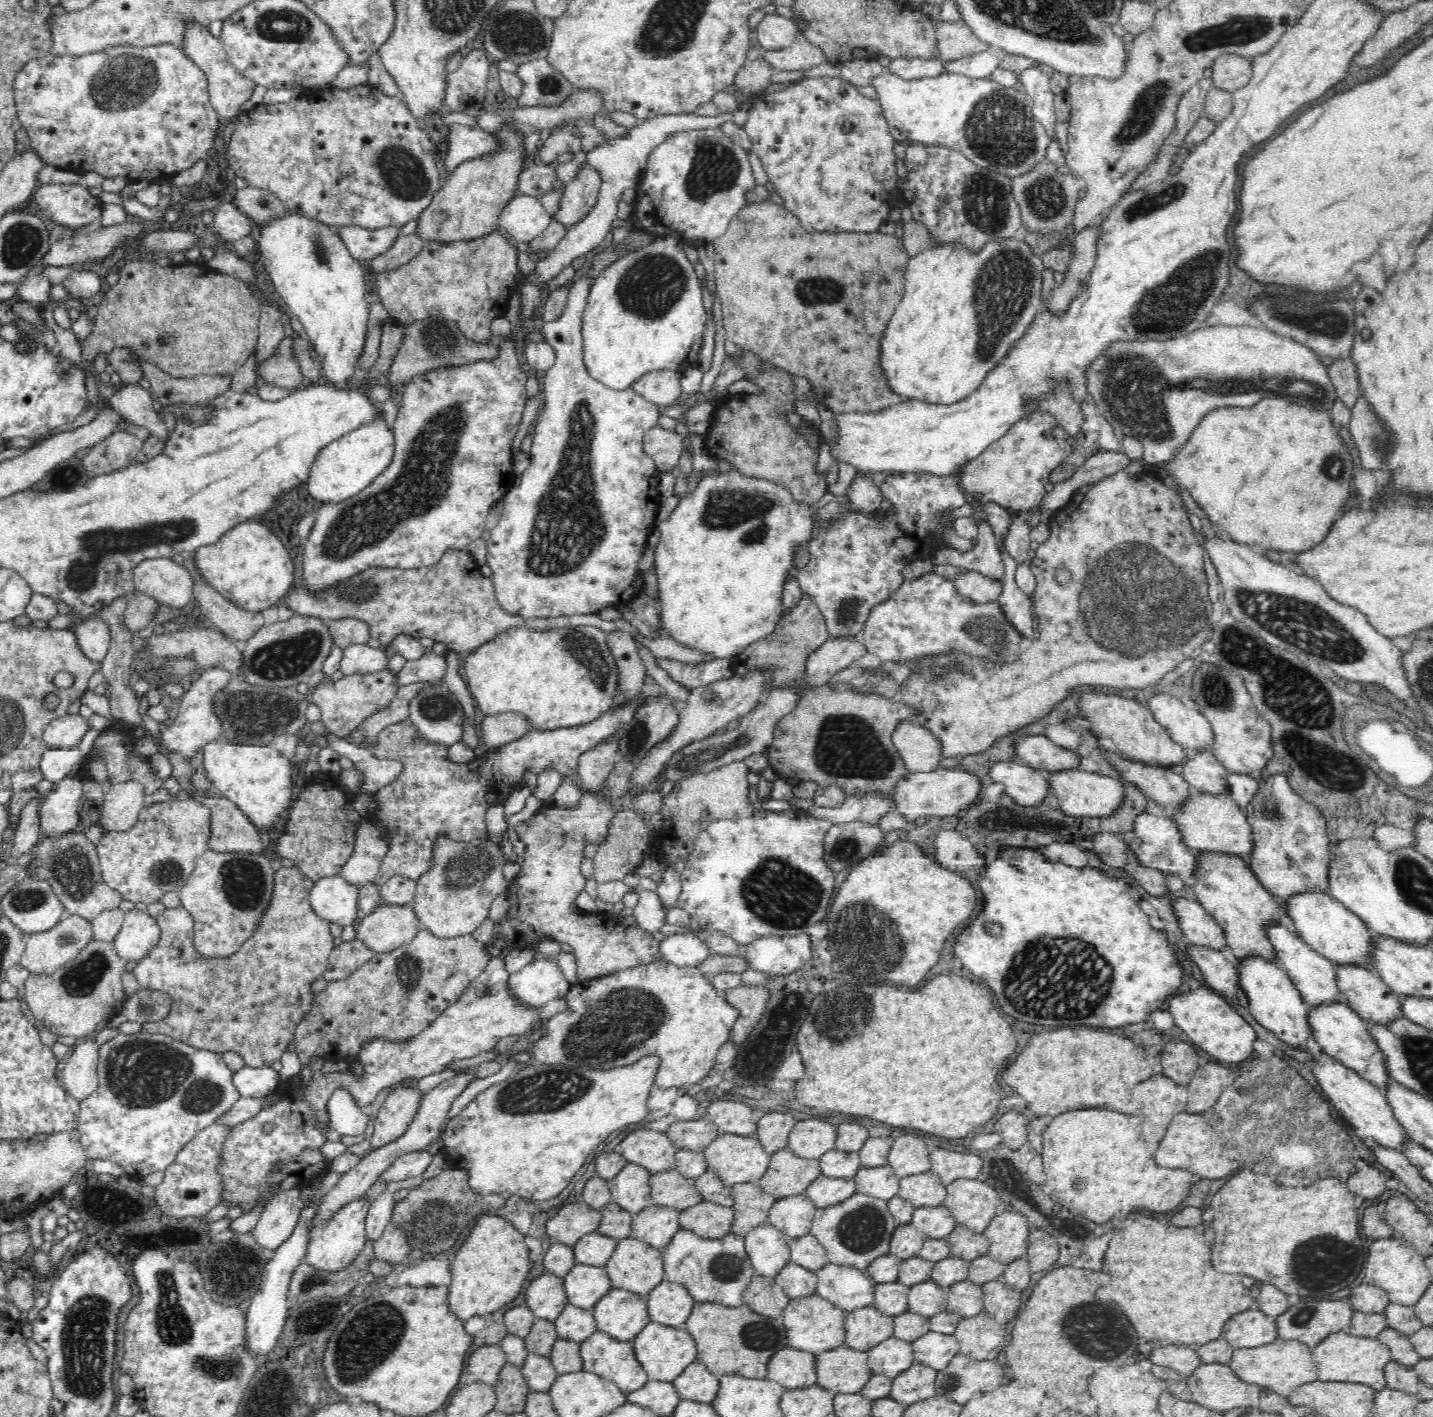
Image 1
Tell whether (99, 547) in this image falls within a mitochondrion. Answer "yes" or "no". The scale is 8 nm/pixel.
yes

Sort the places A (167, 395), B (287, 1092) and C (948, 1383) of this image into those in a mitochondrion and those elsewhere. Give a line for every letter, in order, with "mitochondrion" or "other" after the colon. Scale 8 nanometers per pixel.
A: other
B: other
C: mitochondrion

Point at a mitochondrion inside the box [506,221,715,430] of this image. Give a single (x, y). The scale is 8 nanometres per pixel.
(652, 287)

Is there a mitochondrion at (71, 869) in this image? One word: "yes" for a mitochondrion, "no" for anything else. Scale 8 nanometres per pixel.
yes

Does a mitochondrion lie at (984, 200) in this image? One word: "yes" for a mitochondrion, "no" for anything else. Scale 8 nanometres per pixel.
yes

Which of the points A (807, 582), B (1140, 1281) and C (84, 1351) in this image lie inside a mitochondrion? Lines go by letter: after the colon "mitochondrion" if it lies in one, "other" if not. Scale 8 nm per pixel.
A: other
B: other
C: mitochondrion

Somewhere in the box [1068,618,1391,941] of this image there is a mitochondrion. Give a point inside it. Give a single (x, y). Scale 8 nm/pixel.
(1289, 691)

